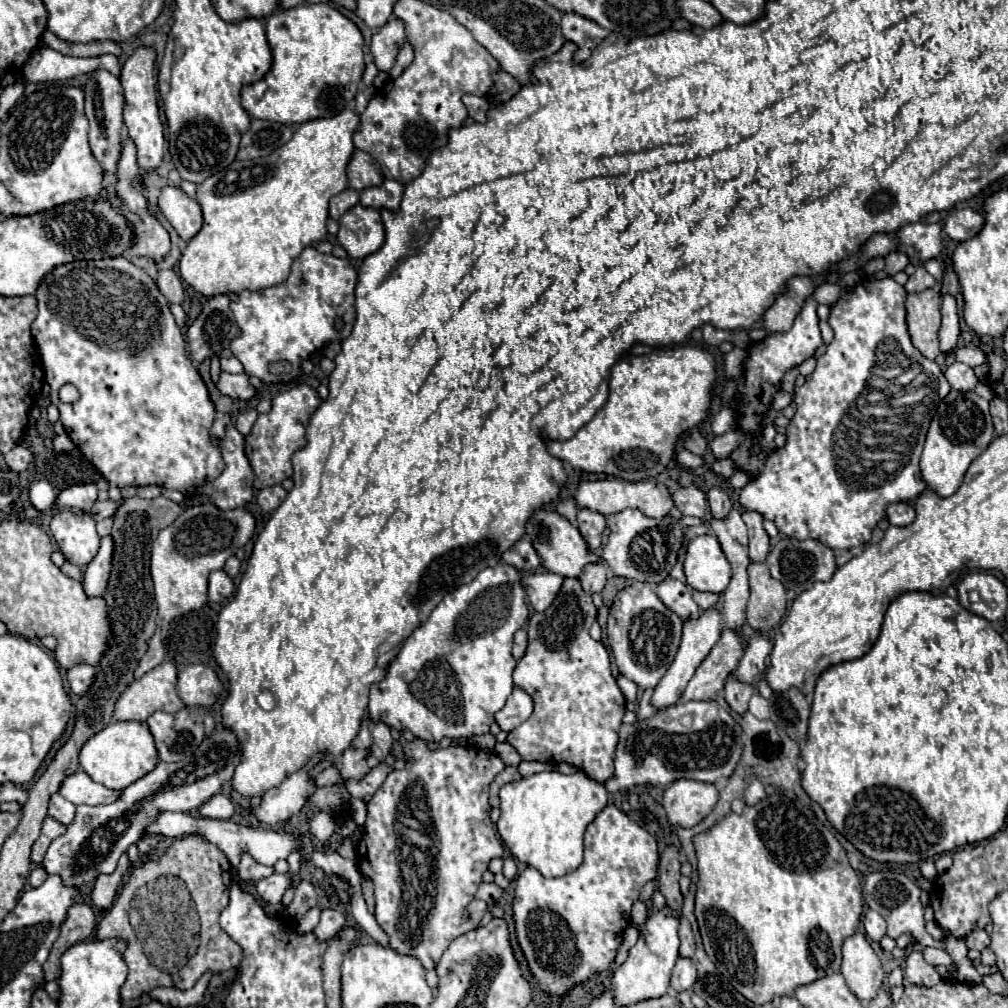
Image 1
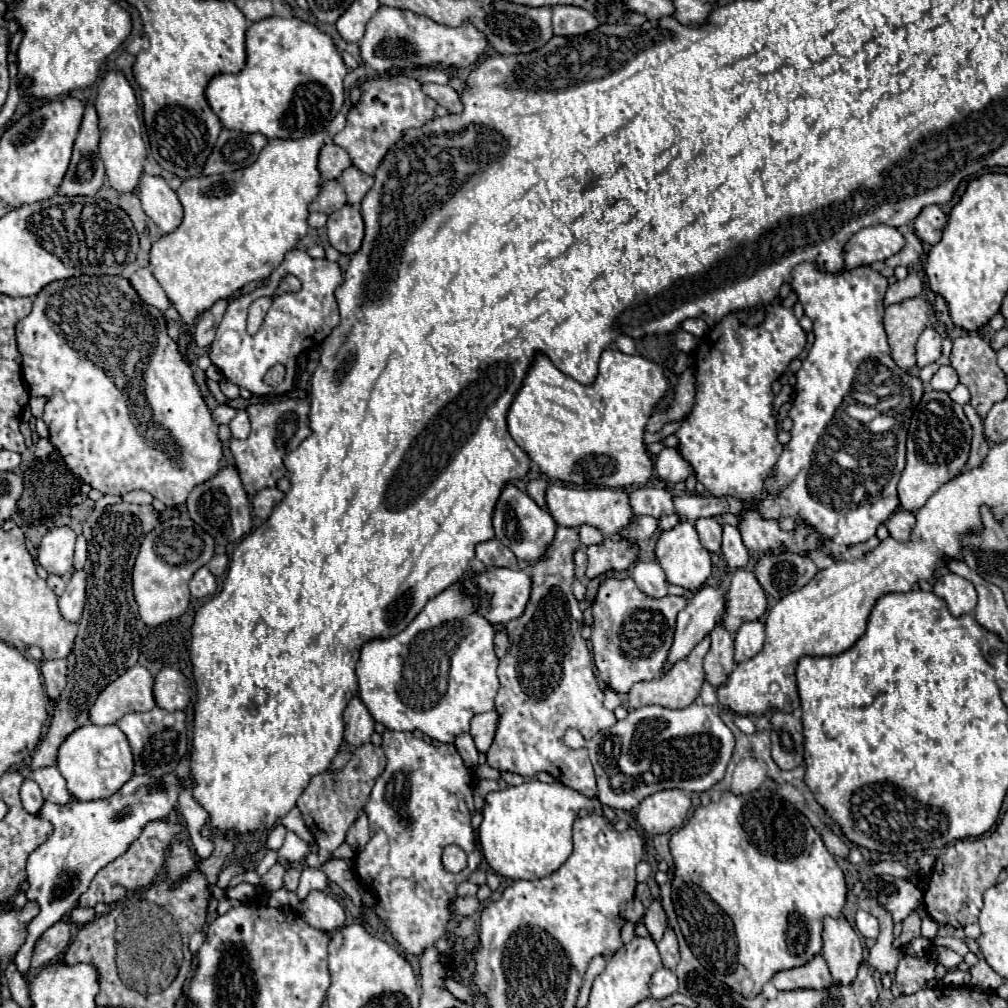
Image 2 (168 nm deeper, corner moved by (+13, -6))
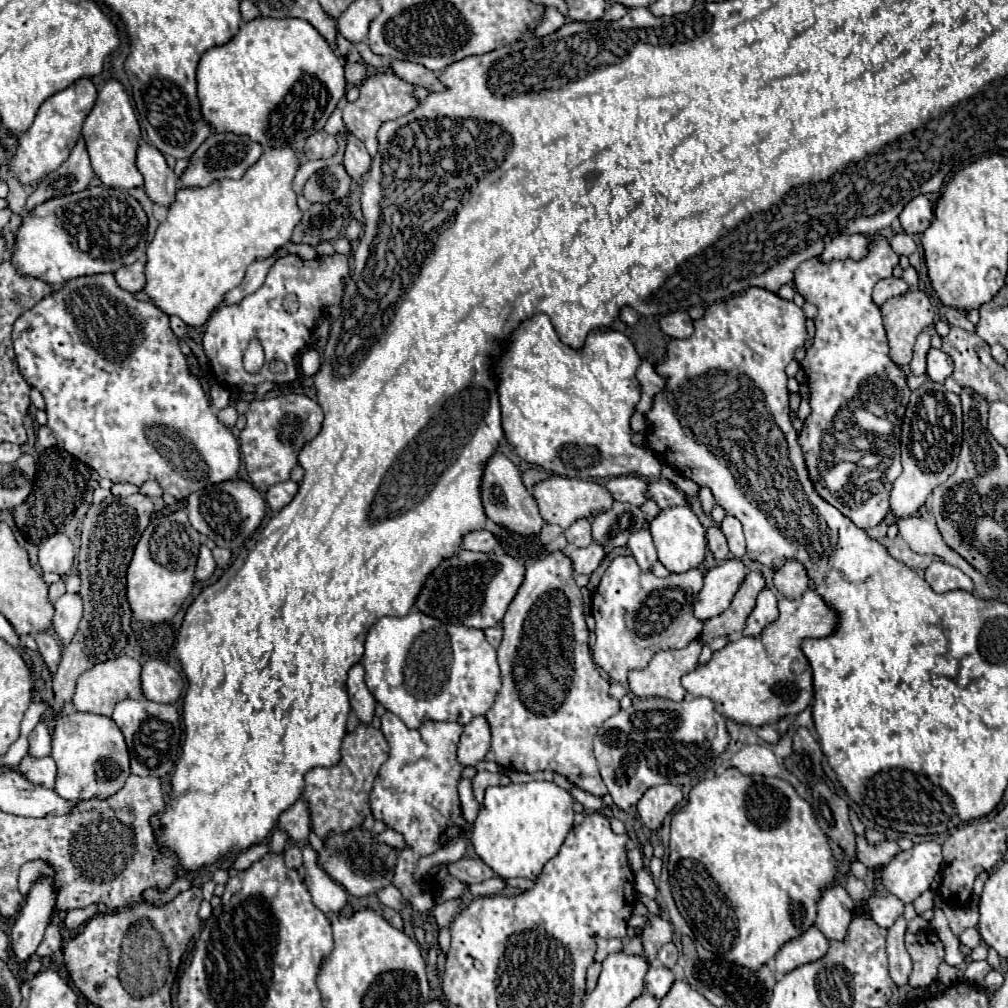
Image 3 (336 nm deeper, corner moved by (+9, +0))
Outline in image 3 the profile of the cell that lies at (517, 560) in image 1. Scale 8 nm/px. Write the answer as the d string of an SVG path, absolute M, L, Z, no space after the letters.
M481 529L481 531L471 531L469 535L463 537L463 543L461 543L463 549L481 551L481 553L489 553L489 551L493 551L497 545L499 545L497 539L495 539L489 531L485 531L485 529Z

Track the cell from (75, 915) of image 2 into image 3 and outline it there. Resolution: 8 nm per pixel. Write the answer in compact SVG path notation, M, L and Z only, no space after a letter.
M89 905L85 909L73 909L73 911L69 911L67 917L65 917L65 921L63 921L65 923L65 929L77 929L77 927L81 927L95 913L97 913L97 905Z

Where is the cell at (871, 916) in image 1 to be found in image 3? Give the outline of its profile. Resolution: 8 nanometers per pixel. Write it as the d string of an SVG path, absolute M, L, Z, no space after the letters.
M885 895L885 897L871 897L867 901L869 911L879 927L891 927L897 917L903 915L903 903L895 895Z

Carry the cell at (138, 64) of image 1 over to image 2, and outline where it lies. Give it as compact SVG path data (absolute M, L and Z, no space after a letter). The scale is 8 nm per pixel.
M109 71L101 85L95 99L95 107L99 113L99 129L101 129L101 141L99 141L99 155L105 163L105 171L109 177L109 183L117 191L133 191L139 185L139 177L143 173L143 163L147 157L147 149L141 135L141 121L137 117L137 99L131 83L121 71Z

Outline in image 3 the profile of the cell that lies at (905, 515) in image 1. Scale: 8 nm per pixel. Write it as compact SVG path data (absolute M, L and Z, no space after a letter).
M919 515L913 517L905 517L897 521L899 533L901 537L907 541L907 545L915 551L915 553L925 553L925 555L937 555L941 557L945 563L959 567L963 573L967 573L973 583L975 583L975 593L979 597L995 597L995 593L989 589L987 579L977 573L961 555L957 555L955 551L949 549L949 545L943 541L941 533L937 531L937 525L933 519L921 519Z

